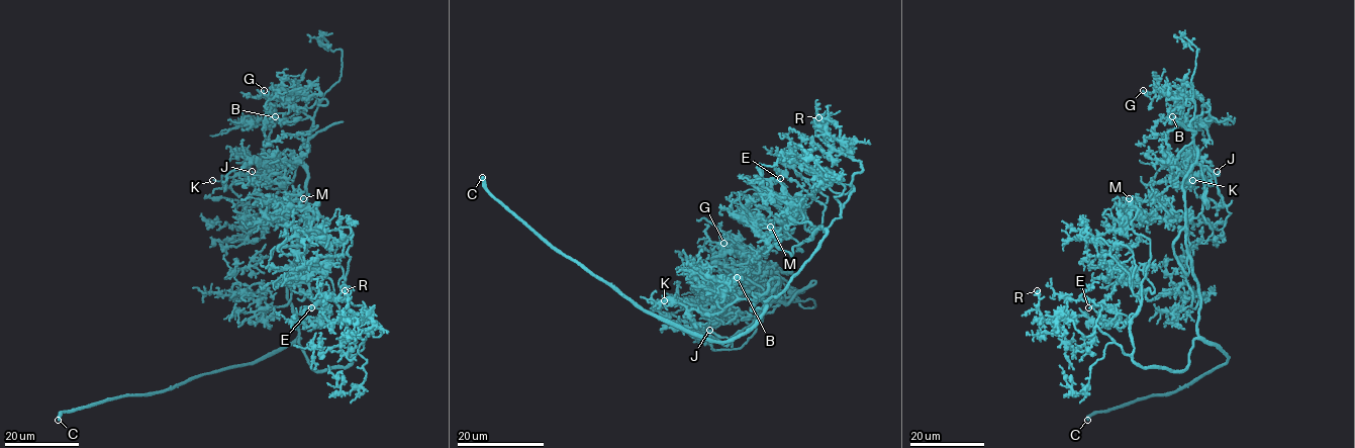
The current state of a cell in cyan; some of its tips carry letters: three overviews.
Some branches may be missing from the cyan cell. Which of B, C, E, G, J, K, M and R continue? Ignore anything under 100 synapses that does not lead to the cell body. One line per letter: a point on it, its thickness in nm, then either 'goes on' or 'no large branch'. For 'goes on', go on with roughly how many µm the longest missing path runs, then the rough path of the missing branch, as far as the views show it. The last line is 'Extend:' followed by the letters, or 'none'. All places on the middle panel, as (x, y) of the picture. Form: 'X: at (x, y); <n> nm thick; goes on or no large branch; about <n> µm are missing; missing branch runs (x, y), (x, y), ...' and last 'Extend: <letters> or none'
B: at (737, 277); 140 nm thick; no large branch
C: at (482, 177); 360 nm thick; goes on; about 10 µm are missing; missing branch runs (482, 177), (469, 175), (460, 186)
E: at (780, 178); 130 nm thick; no large branch
G: at (723, 243); 160 nm thick; no large branch
J: at (709, 330); 150 nm thick; no large branch
K: at (664, 300); 140 nm thick; goes on; about 50 µm are missing
M: at (770, 227); 220 nm thick; no large branch
R: at (818, 117); 440 nm thick; no large branch
Extend: C, K

